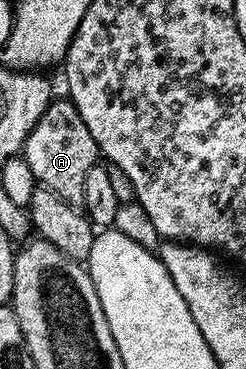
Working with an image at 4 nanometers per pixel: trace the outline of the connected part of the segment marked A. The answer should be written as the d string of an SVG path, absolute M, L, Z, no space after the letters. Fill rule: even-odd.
M69 99L62 100L52 100L47 106L33 131L29 131L21 156L25 163L29 163L29 171L33 171L36 182L42 188L53 191L55 195L65 199L65 203L79 207L85 199L85 179L89 176L89 171L100 164L101 154L77 107Z

